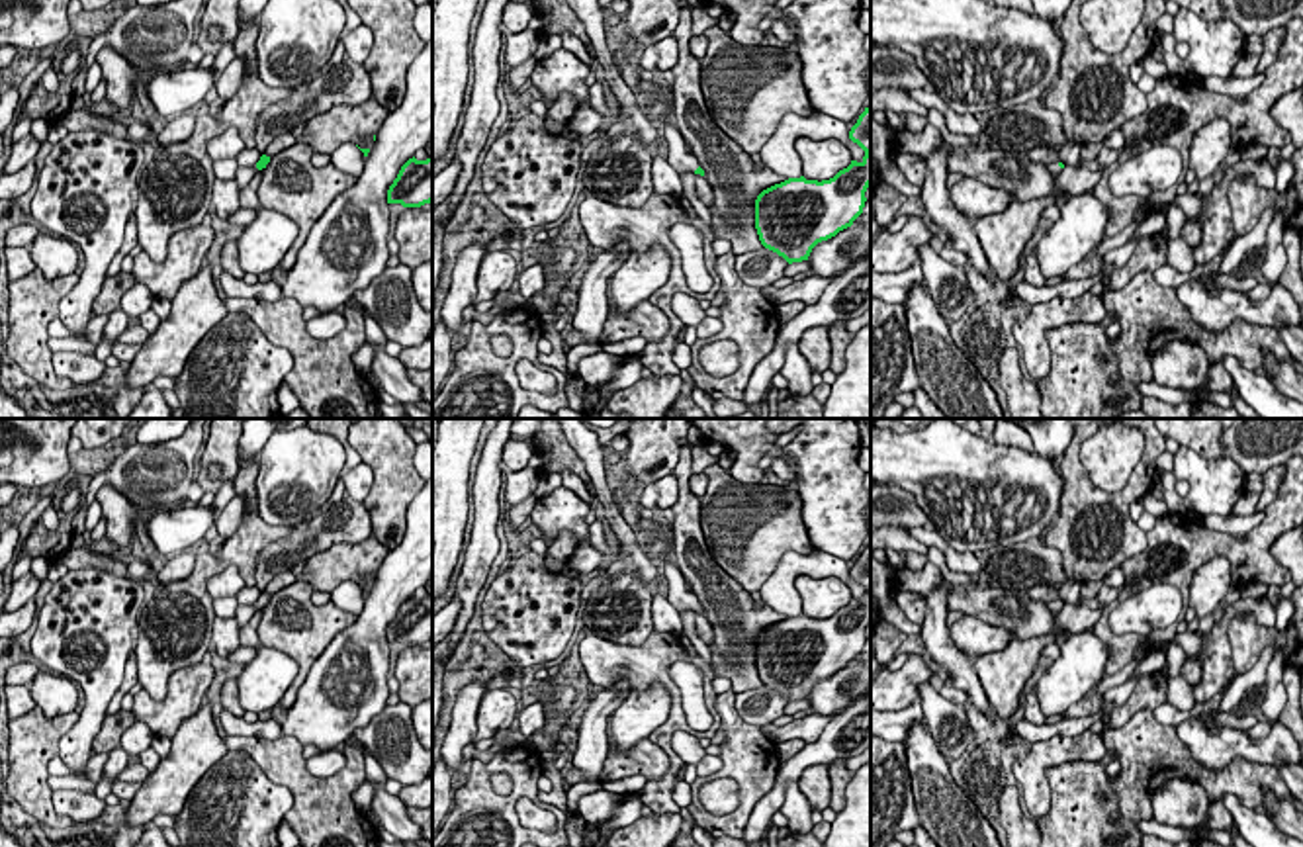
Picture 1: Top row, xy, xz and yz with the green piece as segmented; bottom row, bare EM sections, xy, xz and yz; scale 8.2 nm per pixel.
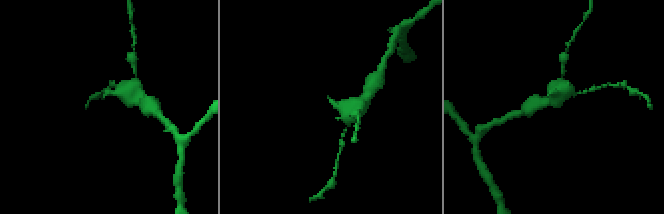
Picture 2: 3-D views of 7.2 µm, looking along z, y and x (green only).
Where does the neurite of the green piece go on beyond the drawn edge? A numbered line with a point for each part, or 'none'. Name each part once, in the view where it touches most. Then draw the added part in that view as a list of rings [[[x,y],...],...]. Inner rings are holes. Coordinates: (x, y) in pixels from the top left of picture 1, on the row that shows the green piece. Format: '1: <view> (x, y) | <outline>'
1: xz (679, 157) | [[[675,123],[661,125],[661,135],[669,147],[667,160],[677,174],[695,172],[700,166],[696,156],[689,153],[687,143]]]

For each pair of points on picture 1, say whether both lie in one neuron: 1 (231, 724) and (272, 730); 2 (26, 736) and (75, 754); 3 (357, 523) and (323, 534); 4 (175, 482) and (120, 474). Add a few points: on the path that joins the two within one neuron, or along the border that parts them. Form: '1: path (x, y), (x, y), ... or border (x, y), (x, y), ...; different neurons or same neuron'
1: path (241, 726), (263, 728); same neuron
2: border (81, 713), (77, 722), (59, 740), (57, 754); different neurons
3: path (349, 523), (331, 529); same neuron
4: path (161, 476), (134, 474); same neuron

